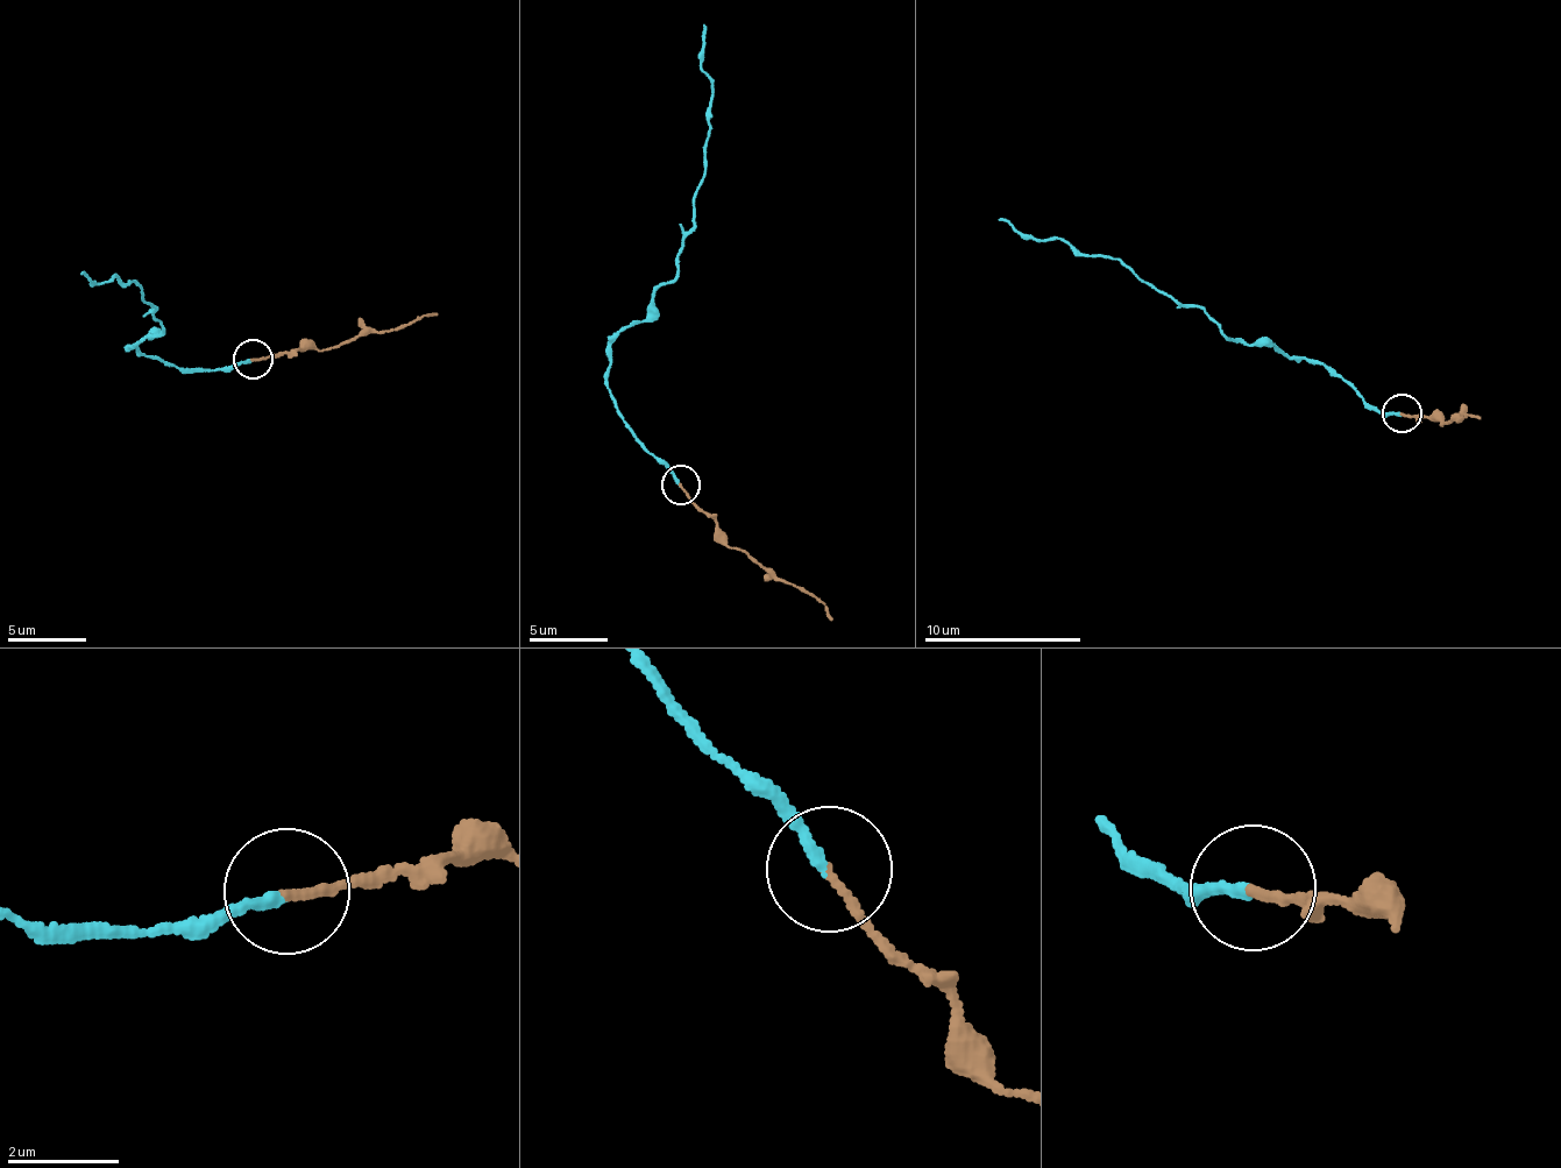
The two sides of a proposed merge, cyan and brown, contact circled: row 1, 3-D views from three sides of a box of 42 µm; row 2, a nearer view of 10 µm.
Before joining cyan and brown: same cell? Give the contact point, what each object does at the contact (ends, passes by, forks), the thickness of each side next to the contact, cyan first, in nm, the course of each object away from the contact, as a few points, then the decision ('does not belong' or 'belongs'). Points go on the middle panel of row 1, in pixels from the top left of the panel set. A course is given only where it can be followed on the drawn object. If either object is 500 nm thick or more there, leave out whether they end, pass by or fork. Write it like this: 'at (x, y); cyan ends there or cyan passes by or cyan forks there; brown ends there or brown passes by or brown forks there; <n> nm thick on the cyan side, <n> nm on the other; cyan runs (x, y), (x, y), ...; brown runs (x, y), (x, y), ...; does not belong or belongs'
at (681, 485); cyan ends there; brown ends there; 190 nm thick on the cyan side, 150 nm on the other; cyan runs (679, 486), (630, 425), (608, 373), (611, 344), (674, 280), (692, 227), (714, 93), (703, 25); brown runs (679, 486), (729, 546), (740, 547), (778, 578), (801, 587), (831, 621); does not belong

